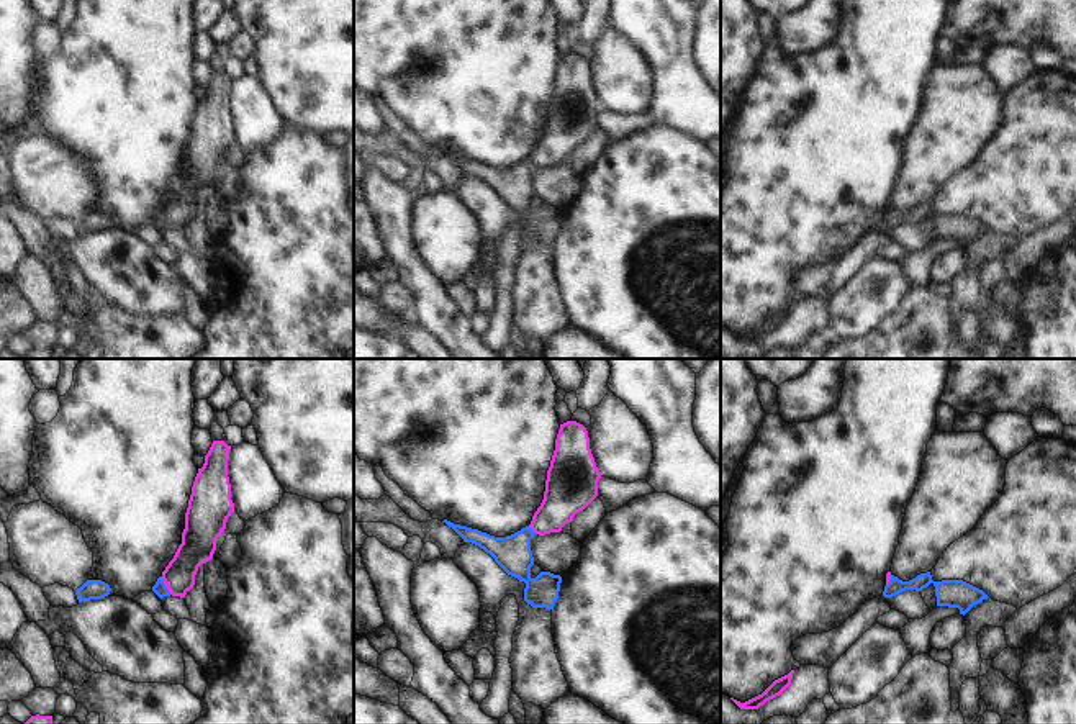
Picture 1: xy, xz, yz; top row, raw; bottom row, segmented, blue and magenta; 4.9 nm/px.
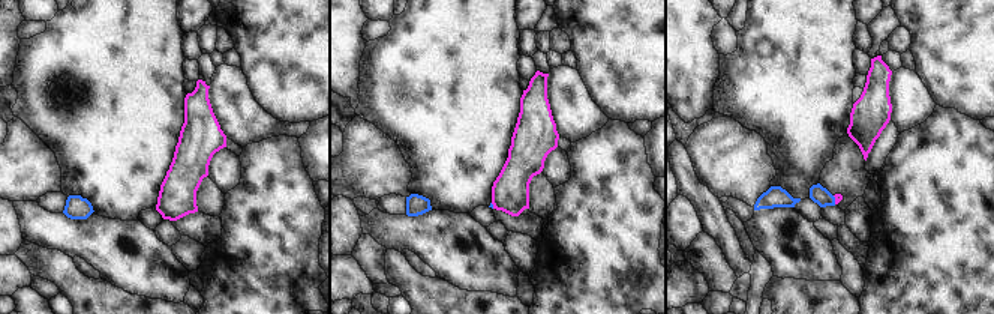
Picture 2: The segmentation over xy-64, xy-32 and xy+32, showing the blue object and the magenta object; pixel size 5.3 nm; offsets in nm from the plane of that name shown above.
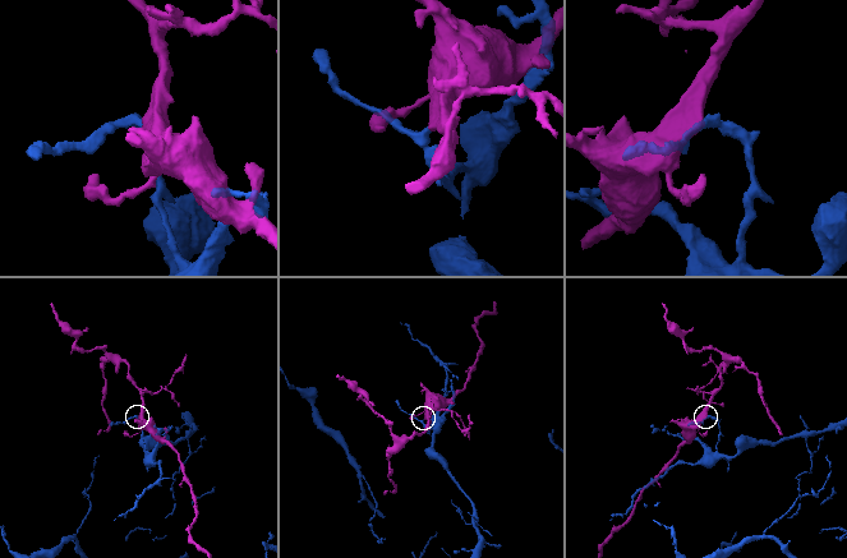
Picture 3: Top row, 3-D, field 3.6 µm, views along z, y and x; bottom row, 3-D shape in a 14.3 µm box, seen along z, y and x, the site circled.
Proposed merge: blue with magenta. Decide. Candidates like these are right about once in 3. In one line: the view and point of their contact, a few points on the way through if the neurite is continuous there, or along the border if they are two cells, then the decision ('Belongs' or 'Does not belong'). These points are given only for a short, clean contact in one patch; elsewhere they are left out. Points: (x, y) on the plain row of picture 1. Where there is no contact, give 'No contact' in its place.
Touches blue at xy (164, 218). Does not belong.

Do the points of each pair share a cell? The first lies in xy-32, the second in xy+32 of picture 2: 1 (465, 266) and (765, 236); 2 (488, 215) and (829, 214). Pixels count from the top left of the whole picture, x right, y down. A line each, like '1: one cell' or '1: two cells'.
1: one cell
2: two cells

